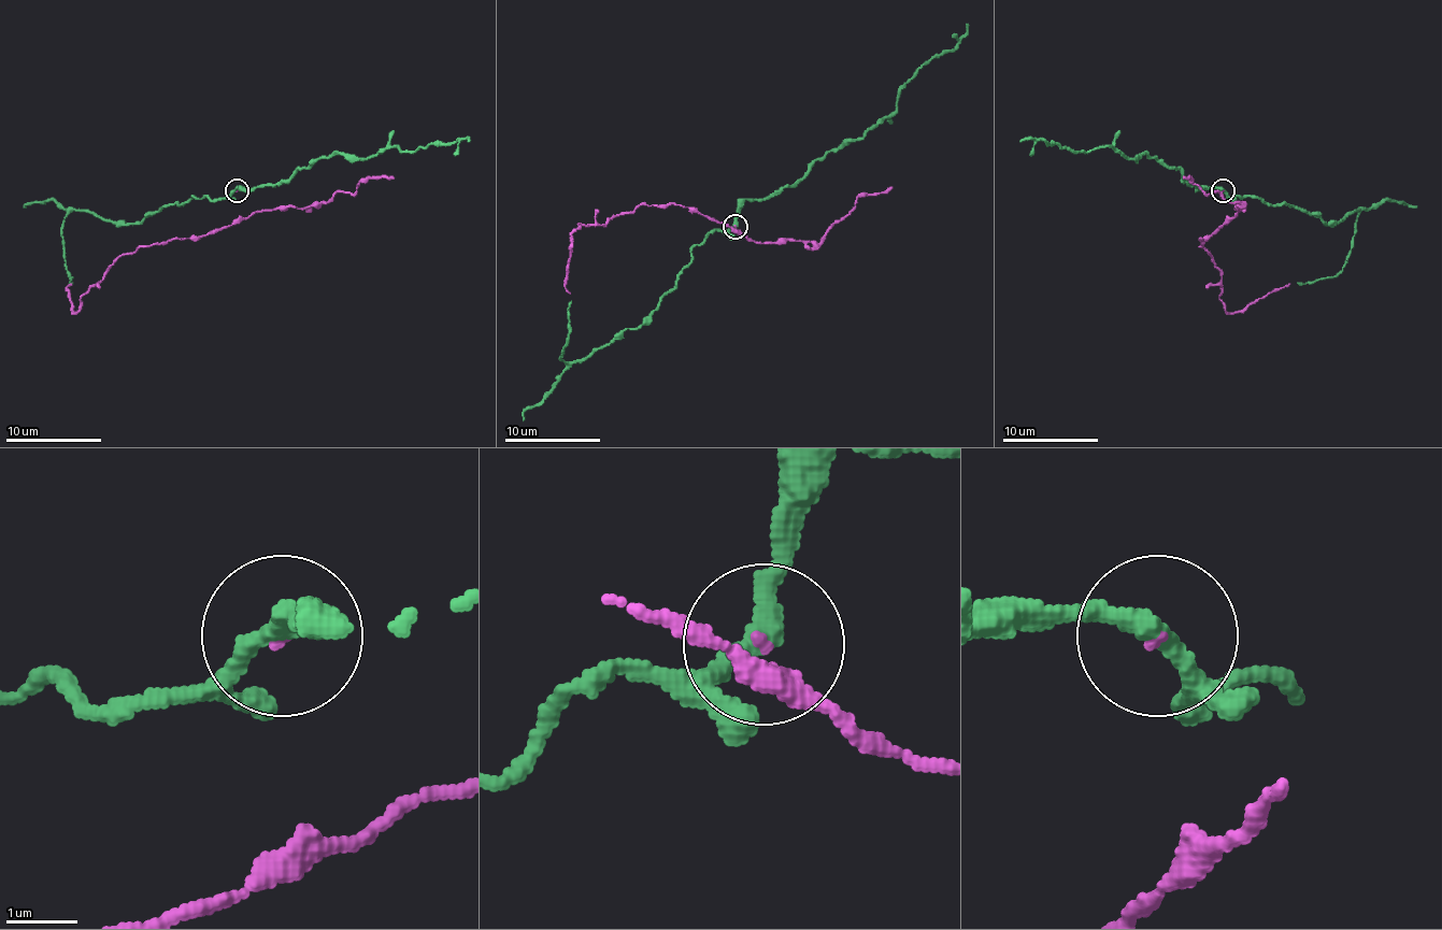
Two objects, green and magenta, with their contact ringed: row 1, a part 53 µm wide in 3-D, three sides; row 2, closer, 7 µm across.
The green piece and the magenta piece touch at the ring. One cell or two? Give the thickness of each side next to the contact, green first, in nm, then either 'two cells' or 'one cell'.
calibres 280 and 60 nm; one cell

